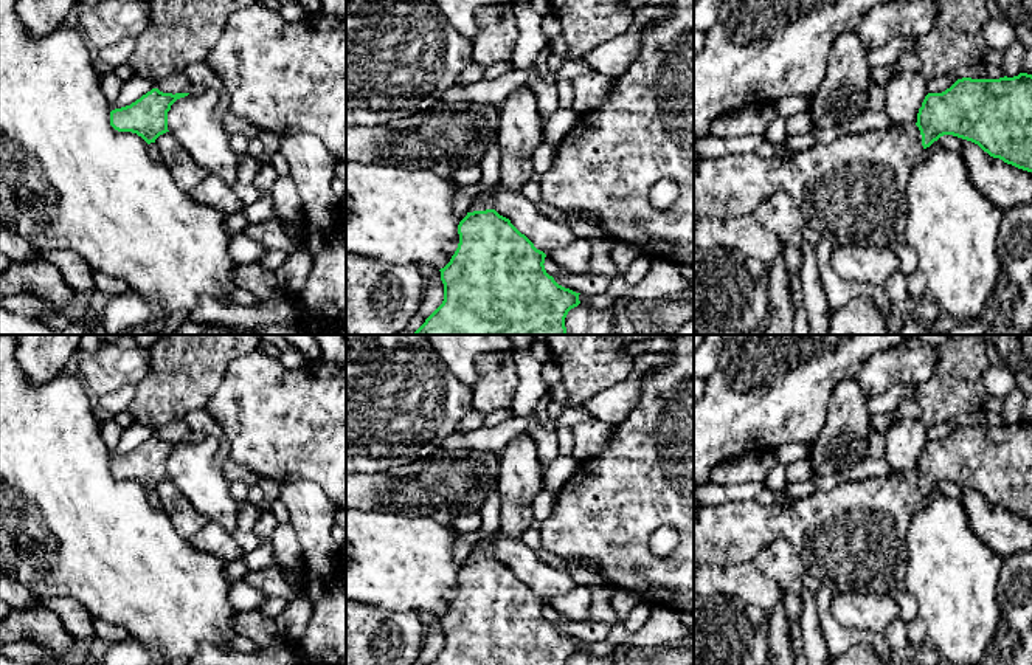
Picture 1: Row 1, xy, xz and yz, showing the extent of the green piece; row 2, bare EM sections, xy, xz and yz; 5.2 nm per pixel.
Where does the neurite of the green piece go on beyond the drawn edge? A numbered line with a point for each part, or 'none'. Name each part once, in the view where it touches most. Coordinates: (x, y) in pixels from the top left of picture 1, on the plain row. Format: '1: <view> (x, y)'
1: xz (483, 549)

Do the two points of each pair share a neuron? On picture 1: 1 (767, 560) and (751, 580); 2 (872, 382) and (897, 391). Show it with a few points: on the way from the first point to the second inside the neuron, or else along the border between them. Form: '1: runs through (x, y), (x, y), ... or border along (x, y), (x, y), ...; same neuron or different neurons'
1: border along (751, 563), (782, 589); different neurons
2: border along (914, 385), (894, 385), (868, 399); different neurons

